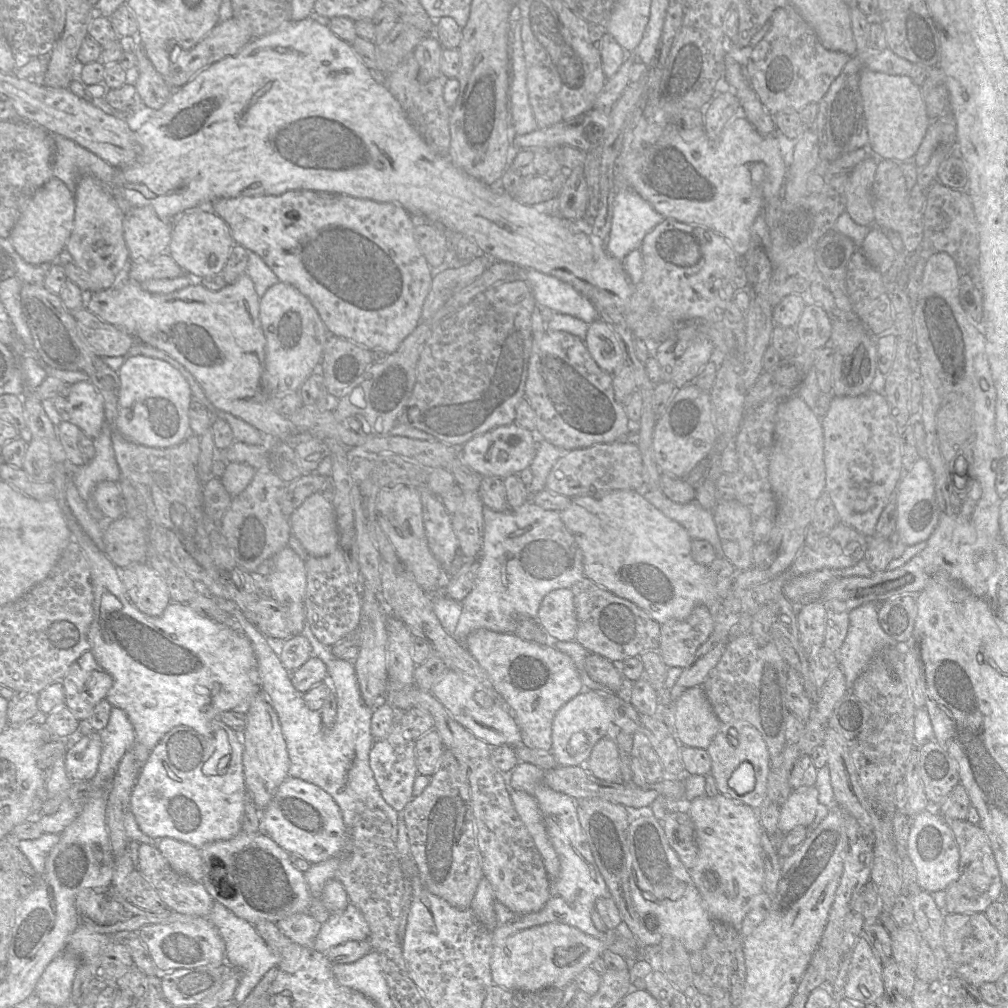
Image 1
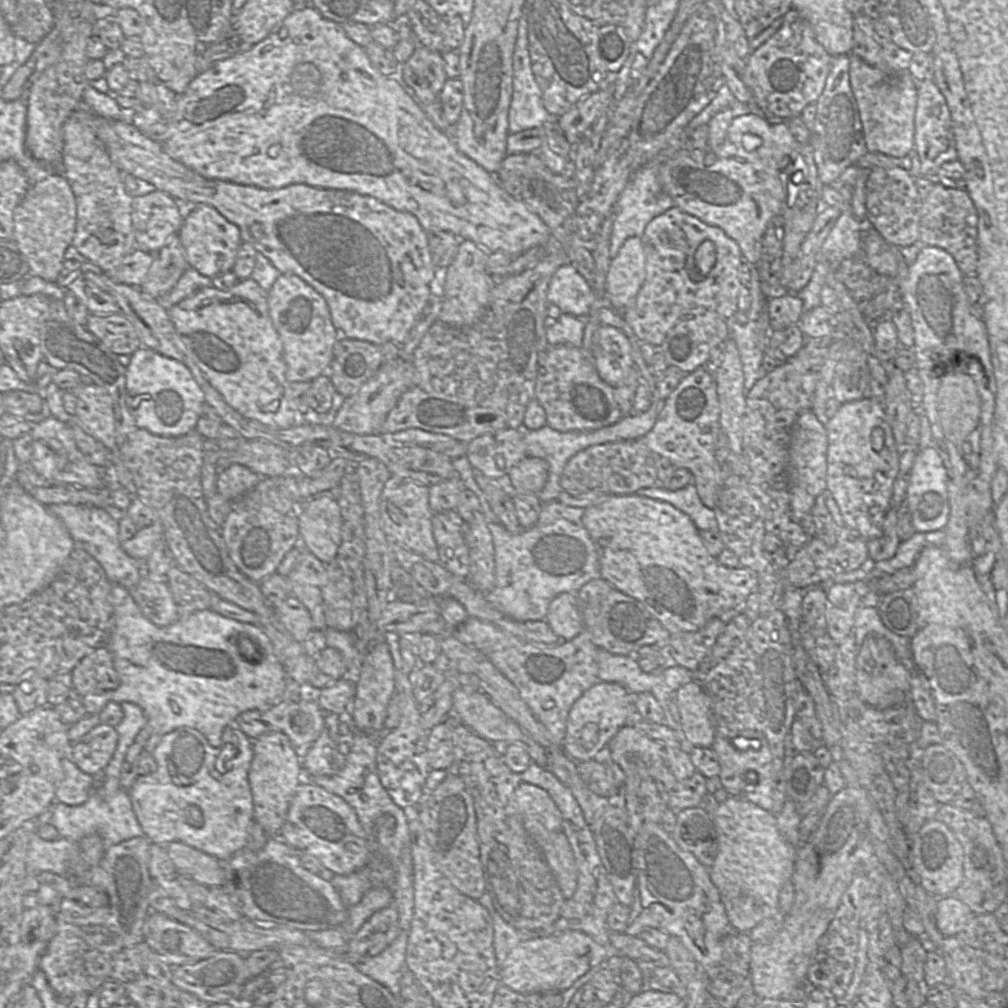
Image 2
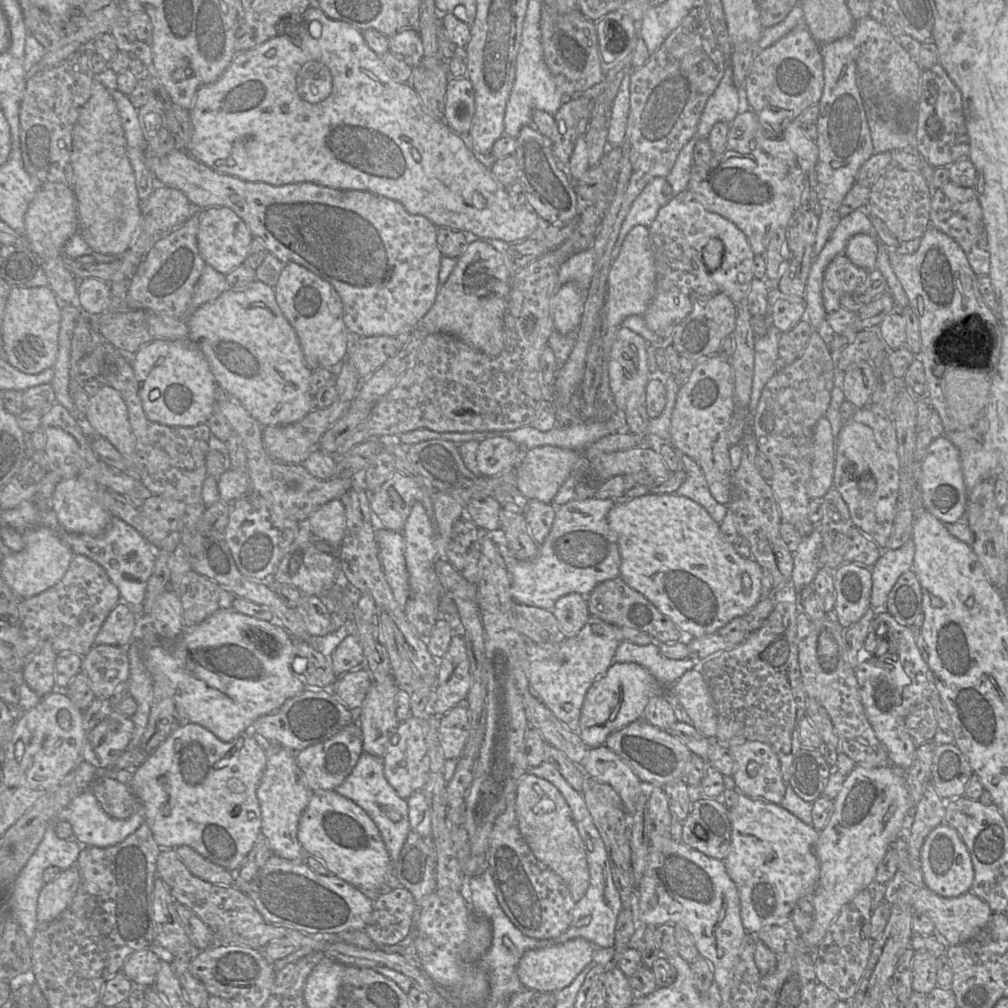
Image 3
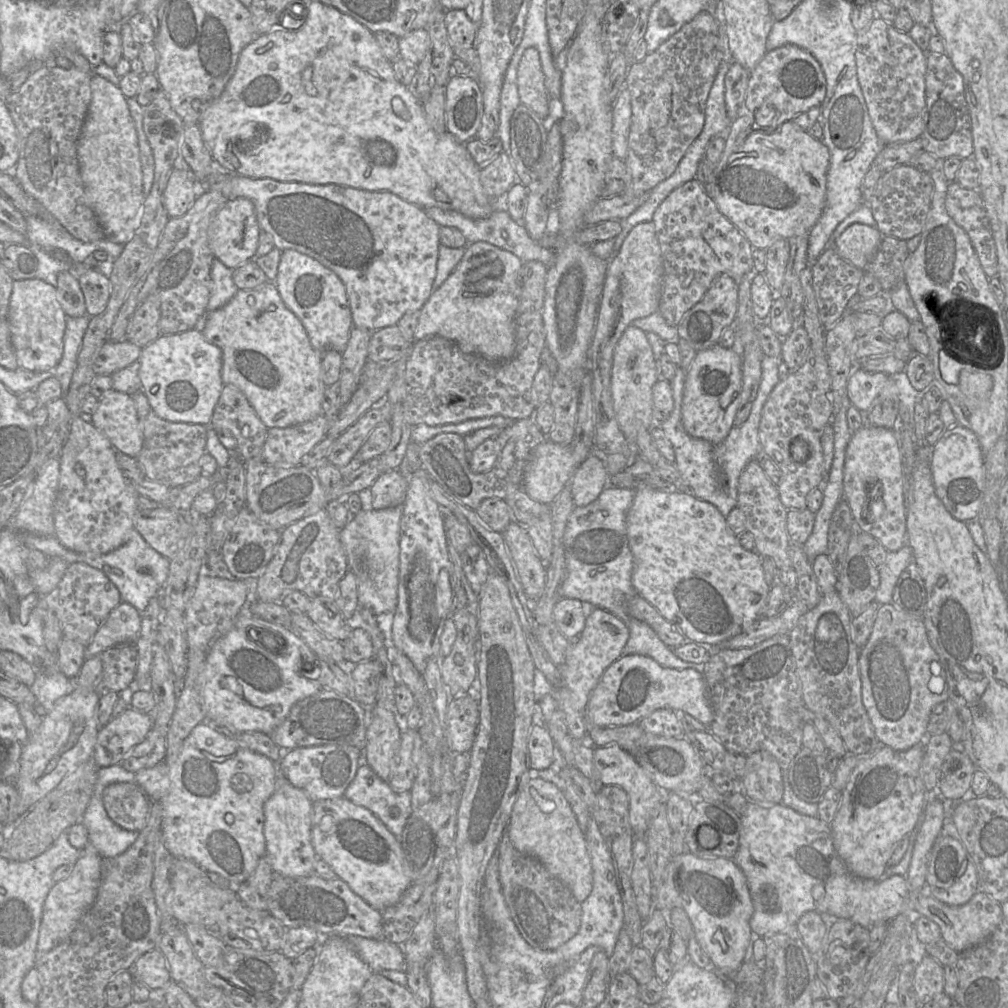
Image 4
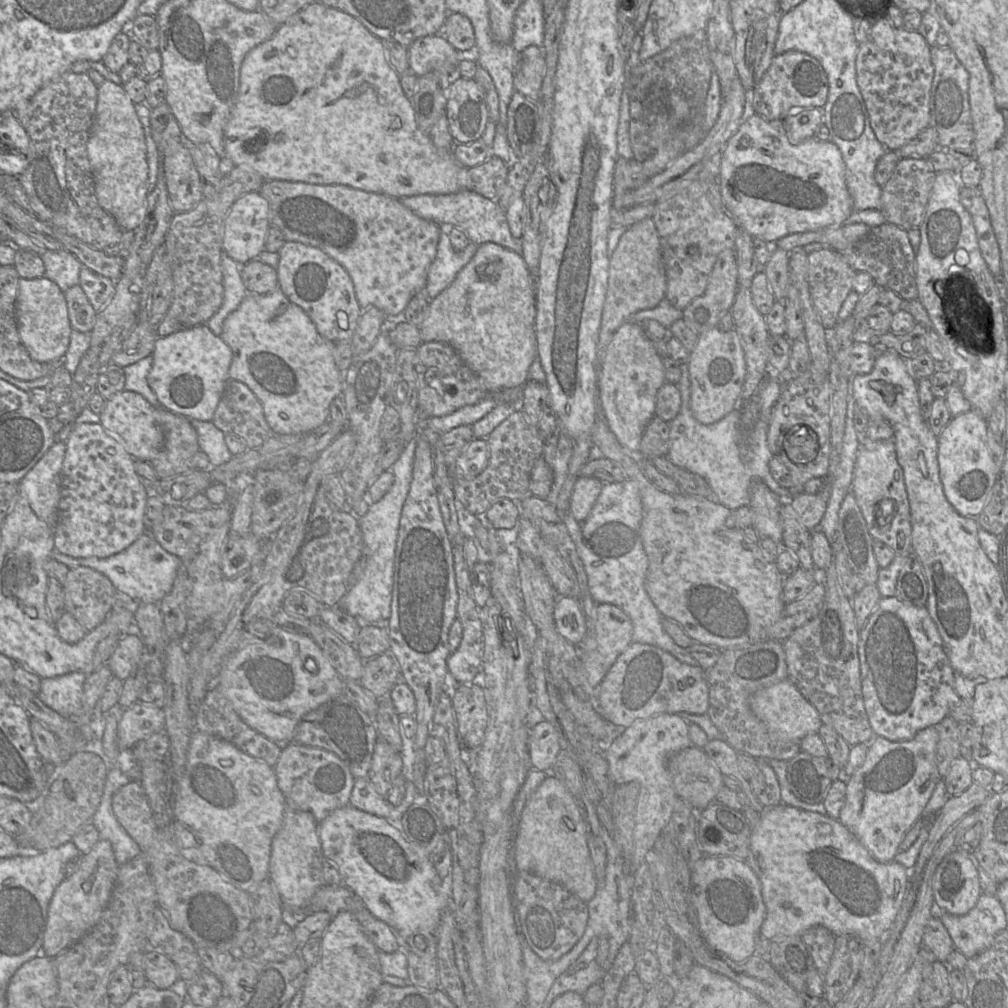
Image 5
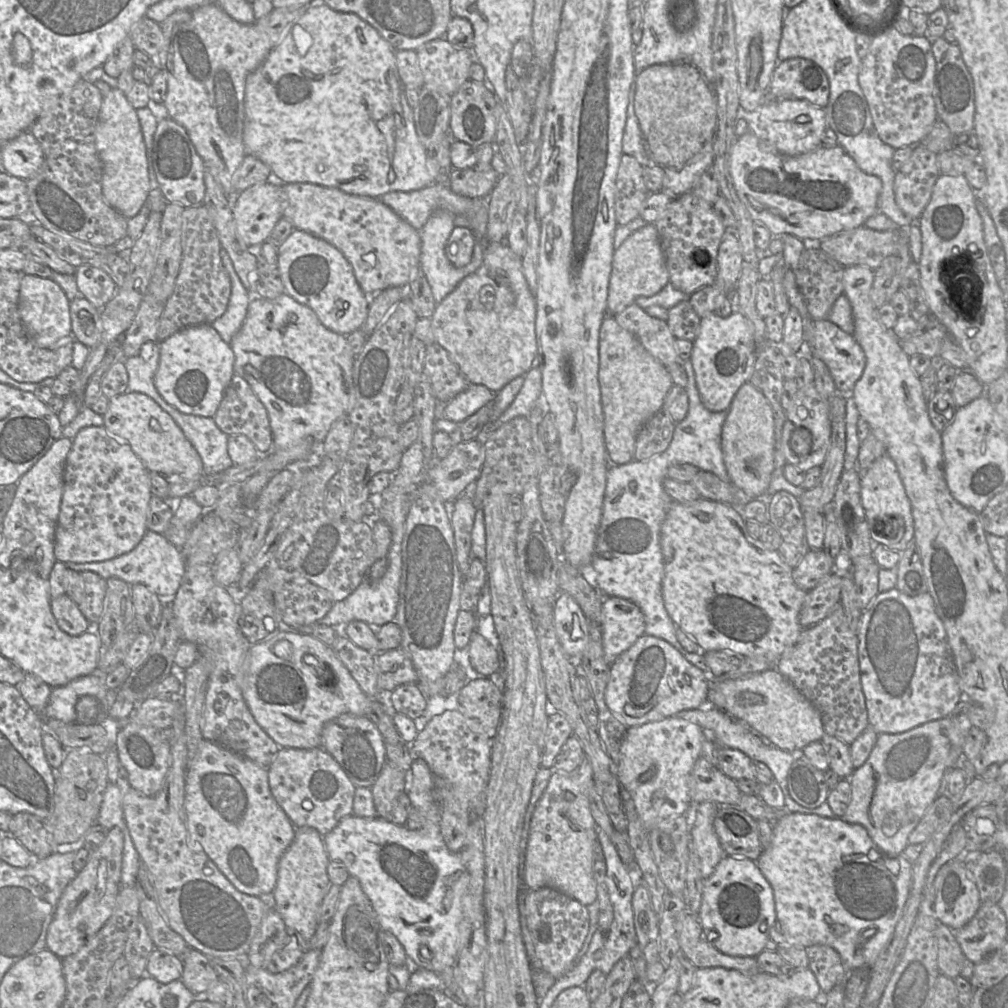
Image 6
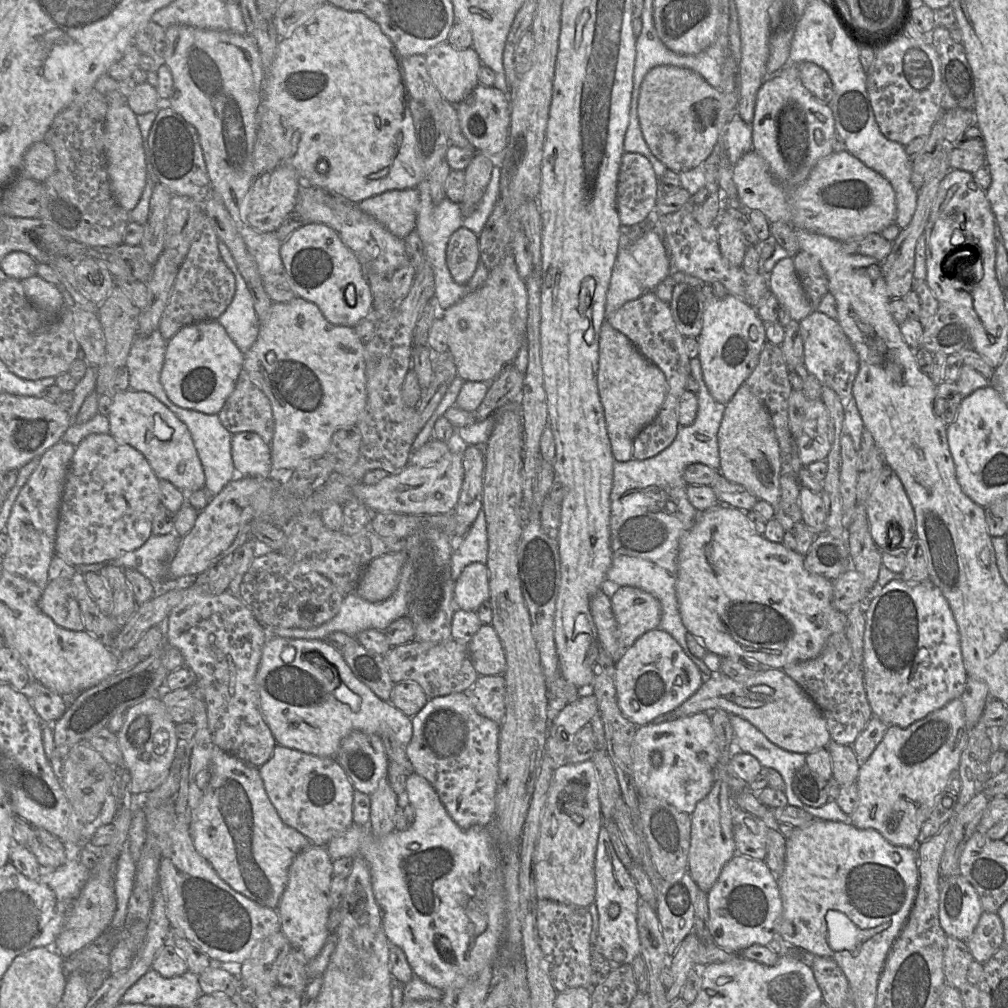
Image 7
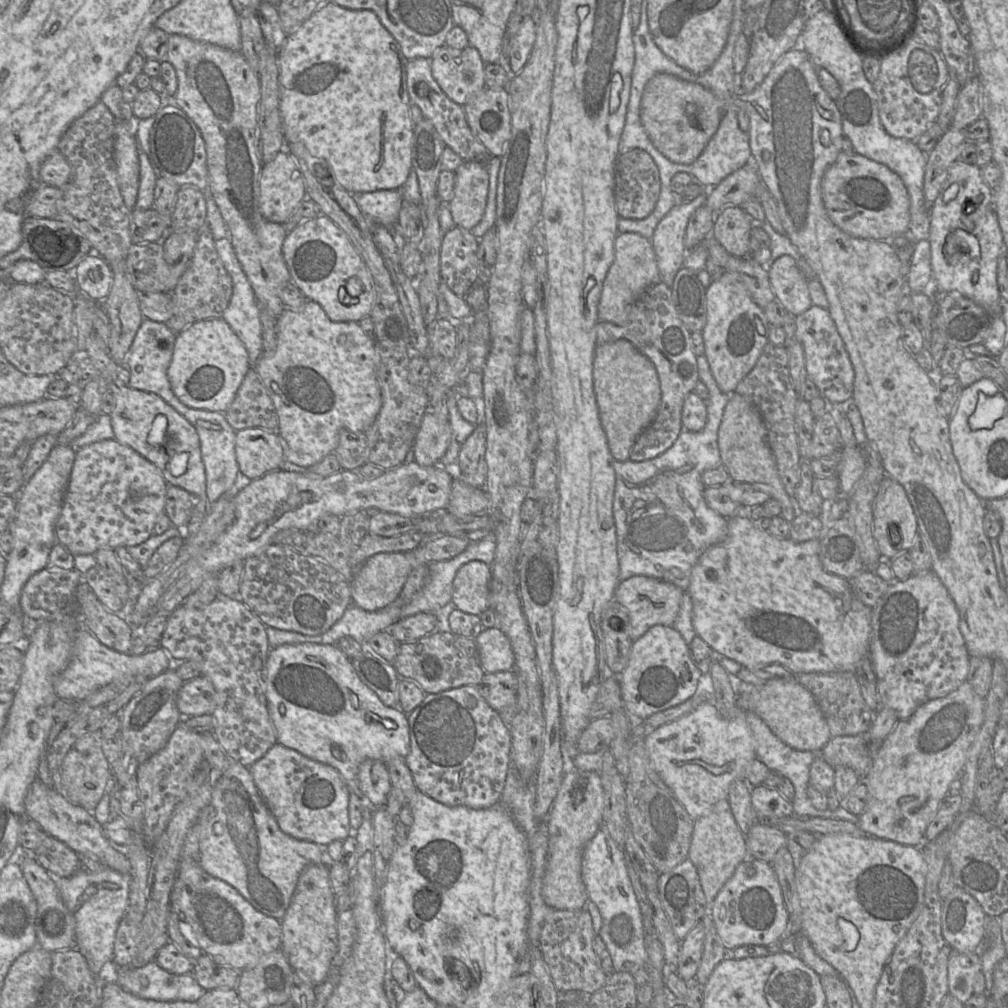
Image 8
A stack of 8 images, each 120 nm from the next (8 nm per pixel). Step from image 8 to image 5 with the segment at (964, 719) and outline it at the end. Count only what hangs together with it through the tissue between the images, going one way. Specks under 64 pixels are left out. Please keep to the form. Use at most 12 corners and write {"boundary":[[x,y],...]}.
{"boundary":[[936,726],[875,736],[838,820],[894,860],[941,779]]}

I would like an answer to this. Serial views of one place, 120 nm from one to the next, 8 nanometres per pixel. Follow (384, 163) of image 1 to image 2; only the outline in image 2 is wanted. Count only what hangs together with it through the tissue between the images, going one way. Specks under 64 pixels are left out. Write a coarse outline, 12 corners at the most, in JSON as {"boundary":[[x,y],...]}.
{"boundary":[[311,4],[177,95],[207,179],[553,237]]}

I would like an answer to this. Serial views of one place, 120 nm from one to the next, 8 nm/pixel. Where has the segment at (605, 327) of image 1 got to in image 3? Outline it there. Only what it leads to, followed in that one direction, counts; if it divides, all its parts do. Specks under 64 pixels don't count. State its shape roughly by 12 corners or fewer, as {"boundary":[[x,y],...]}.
{"boundary":[[621,326],[608,361],[620,413],[651,379],[647,342]]}

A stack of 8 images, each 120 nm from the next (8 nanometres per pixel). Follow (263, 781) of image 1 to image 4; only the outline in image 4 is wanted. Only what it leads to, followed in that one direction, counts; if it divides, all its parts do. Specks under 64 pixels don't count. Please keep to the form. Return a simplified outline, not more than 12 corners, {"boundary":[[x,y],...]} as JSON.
{"boundary":[[279,773],[264,804],[265,856],[290,878],[315,873],[313,802]]}

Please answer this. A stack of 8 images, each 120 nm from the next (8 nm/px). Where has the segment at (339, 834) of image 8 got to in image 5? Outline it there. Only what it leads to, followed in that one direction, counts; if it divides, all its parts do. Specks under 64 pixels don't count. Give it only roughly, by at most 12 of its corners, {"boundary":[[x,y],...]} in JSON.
{"boundary":[[290,743],[273,767],[286,808],[317,823],[355,778],[324,749]]}

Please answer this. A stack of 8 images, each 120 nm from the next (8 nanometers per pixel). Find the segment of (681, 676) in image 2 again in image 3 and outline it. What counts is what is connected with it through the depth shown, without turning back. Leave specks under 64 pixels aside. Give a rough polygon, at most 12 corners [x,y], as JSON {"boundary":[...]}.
{"boundary":[[623,640],[611,661],[644,667],[664,688],[663,696],[693,725],[672,687],[694,659],[669,659],[659,644]]}

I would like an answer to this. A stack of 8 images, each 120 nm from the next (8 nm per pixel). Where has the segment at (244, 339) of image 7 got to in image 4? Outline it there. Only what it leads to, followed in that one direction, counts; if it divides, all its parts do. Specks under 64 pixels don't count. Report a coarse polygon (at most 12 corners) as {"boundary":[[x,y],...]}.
{"boundary":[[212,261],[209,313],[226,305],[239,290],[233,269]]}

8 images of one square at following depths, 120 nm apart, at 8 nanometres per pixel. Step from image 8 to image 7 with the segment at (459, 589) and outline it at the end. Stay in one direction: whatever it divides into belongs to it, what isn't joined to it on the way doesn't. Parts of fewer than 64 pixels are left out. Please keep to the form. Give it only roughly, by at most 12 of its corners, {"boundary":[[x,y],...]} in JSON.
{"boundary":[[468,564],[454,585],[457,609],[476,612],[489,597],[486,564]]}

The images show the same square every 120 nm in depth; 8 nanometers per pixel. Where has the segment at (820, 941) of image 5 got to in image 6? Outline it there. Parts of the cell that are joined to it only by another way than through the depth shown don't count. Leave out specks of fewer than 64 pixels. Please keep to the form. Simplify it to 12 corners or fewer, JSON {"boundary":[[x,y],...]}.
{"boundary":[[827,945],[806,948],[808,968],[829,993],[850,972]]}

